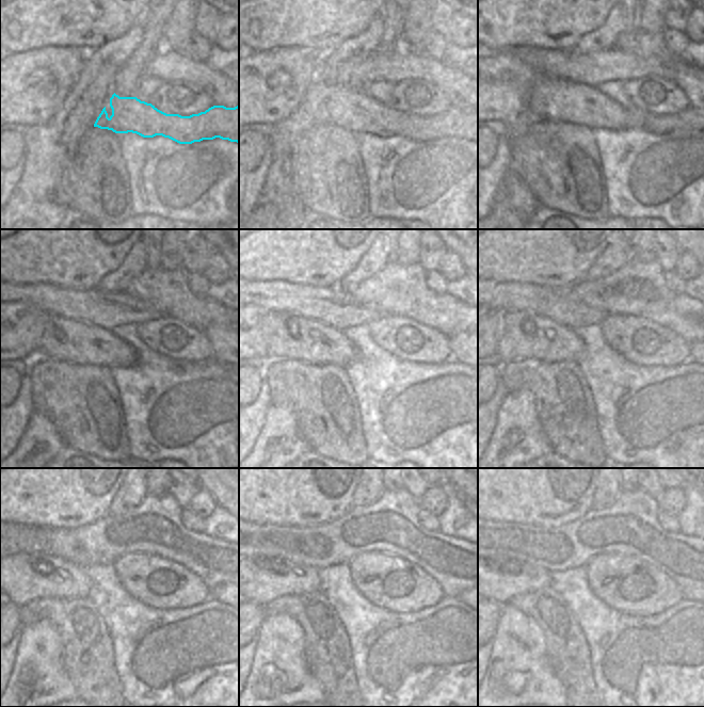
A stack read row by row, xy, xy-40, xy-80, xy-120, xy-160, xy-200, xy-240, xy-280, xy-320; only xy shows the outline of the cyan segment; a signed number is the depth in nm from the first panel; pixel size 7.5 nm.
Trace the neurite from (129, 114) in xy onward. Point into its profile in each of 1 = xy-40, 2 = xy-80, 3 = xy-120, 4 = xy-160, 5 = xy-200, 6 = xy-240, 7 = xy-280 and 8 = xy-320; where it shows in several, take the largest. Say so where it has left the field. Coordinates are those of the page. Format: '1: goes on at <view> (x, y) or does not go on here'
1: goes on at xy-40 (352, 109)
2: goes on at xy-80 (559, 100)
3: goes on at xy-120 (64, 339)
4: goes on at xy-160 (306, 340)
5: goes on at xy-200 (527, 336)
6: goes on at xy-240 (25, 577)
7: goes on at xy-280 (260, 580)
8: goes on at xy-320 (499, 579)

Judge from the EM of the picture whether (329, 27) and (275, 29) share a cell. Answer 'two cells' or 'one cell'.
one cell

